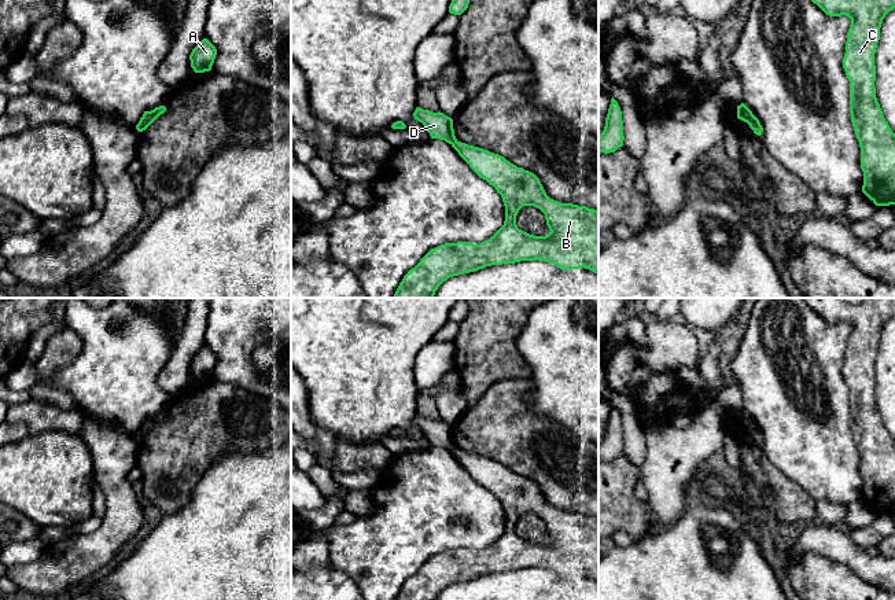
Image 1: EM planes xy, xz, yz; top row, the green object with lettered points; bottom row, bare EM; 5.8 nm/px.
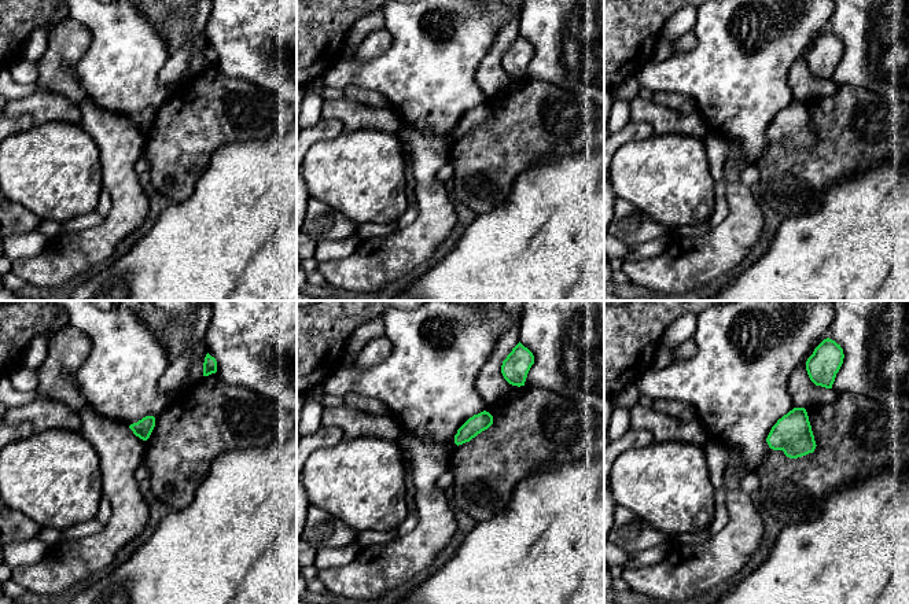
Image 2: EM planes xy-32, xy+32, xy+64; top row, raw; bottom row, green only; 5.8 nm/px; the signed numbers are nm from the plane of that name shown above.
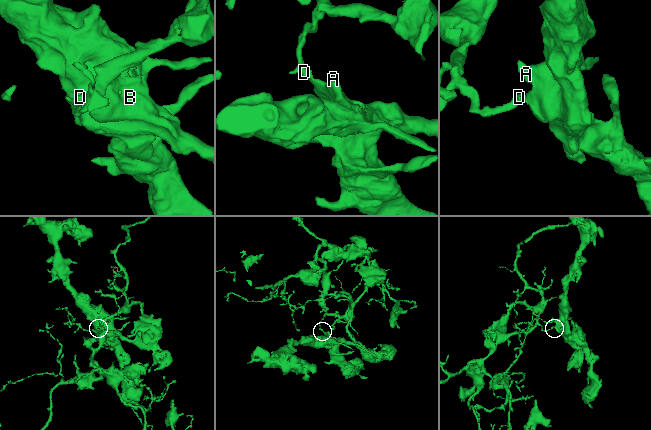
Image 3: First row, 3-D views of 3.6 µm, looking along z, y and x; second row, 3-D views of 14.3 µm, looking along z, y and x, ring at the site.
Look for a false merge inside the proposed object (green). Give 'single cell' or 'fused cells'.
fused cells

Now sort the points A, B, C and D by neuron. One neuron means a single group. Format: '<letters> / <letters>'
A B C / D

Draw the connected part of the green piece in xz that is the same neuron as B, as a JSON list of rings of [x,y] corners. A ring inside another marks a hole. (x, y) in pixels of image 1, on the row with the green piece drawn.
[[[456,141],[452,147],[469,168],[501,195],[505,206],[504,225],[487,240],[474,244],[465,242],[445,243],[431,249],[399,283],[394,298],[434,298],[438,287],[449,277],[475,272],[491,265],[515,264],[520,261],[545,261],[560,269],[585,268],[598,275],[598,211],[586,206],[561,203],[550,199],[539,178],[504,157],[487,150]],[[523,206],[534,206],[545,214],[549,233],[530,235],[516,225],[516,216]]]

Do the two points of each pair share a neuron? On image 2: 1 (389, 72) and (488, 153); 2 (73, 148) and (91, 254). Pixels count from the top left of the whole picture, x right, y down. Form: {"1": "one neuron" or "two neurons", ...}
{"1": "two neurons", "2": "two neurons"}

